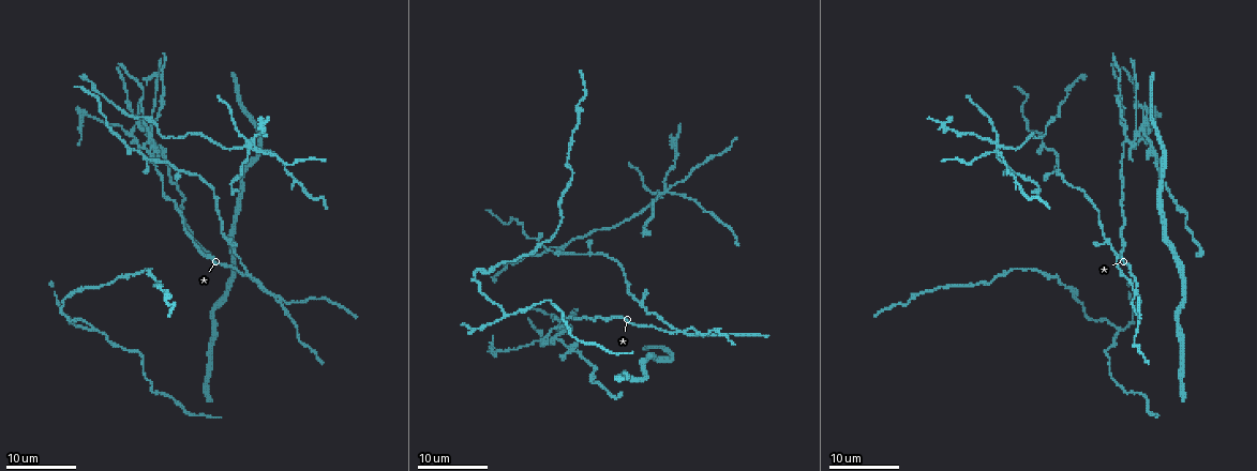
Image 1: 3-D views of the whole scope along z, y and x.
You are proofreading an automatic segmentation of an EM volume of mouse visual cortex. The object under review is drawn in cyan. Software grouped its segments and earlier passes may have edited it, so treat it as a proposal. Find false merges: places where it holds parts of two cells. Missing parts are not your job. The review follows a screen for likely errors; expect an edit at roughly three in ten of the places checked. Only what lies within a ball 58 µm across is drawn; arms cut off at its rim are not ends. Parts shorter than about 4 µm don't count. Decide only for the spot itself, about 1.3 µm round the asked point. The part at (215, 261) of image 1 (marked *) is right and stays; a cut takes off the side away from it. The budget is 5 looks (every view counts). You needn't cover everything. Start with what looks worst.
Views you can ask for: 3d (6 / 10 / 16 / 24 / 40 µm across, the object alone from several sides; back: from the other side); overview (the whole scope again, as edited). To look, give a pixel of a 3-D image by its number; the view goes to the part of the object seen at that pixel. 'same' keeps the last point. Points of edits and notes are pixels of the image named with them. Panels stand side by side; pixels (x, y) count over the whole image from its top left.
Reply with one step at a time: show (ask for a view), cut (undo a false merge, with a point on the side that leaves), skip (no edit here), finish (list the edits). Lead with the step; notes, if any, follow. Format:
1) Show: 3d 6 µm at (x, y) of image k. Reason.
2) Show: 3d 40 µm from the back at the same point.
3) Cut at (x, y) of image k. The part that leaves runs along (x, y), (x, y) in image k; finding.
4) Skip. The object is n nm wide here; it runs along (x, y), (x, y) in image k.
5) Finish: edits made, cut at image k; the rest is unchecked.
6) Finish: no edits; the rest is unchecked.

Show: 3d 16 µm at (150, 136) of image 1. Thin arm on a thick one.

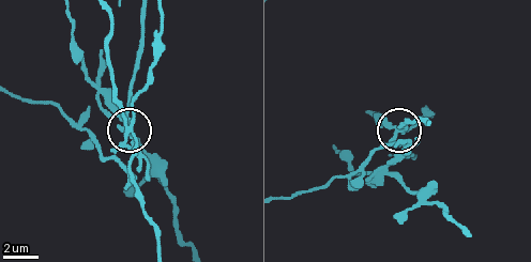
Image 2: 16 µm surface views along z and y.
Show: 3d 6 µm at (126, 132) of image 2.

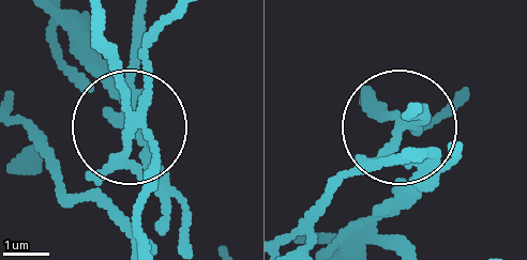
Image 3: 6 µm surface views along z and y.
Show: 3d 6 µm from the back at (131, 130) of image 3.

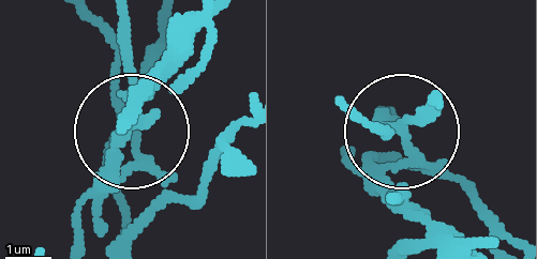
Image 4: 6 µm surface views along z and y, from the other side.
Cut at (123, 156) of image 4. The part that leaves runs along (400, 132), (392, 182), (446, 235), (477, 243) in image 4; a second cell is stuck on.

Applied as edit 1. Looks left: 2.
Show: 3d 16 µm at (94, 329) of image 1. A fork.

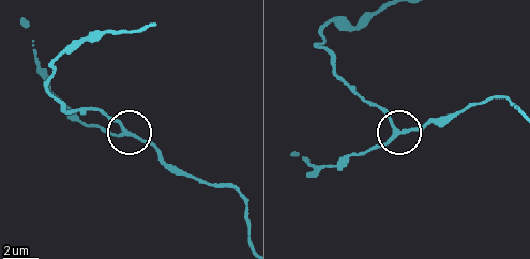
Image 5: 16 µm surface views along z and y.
Show: 3d 6 µm at (123, 132) of image 5.

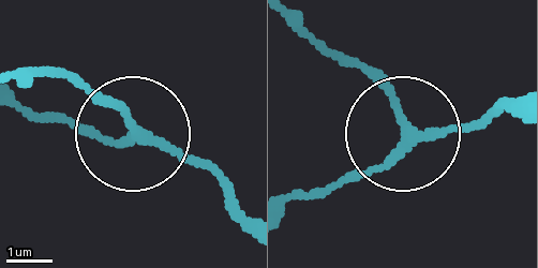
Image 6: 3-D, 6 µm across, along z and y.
Skip. 3 arms meet here; it runs along (516, 97), (469, 123), (404, 134), (324, 196) in image 6; continuous, no second cell.

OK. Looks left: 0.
Finish: edits made, cut at image 4; the rest is unchecked.

